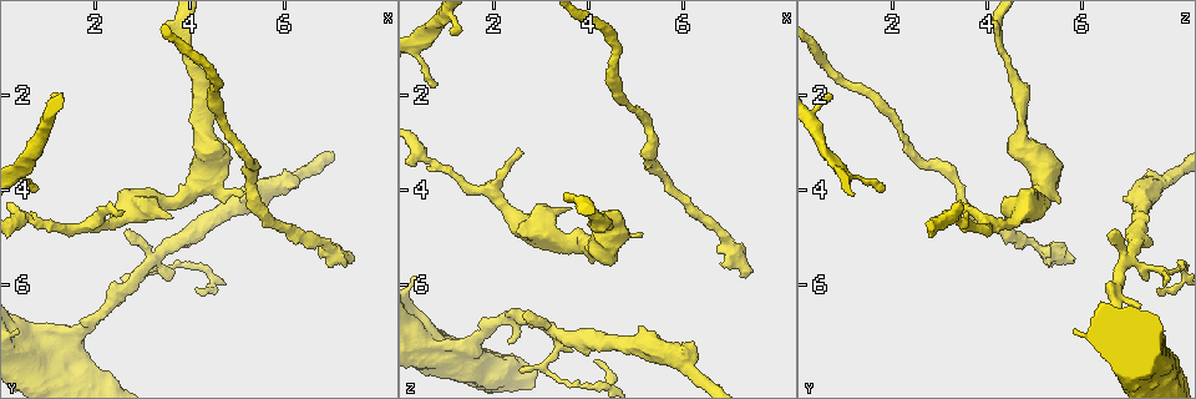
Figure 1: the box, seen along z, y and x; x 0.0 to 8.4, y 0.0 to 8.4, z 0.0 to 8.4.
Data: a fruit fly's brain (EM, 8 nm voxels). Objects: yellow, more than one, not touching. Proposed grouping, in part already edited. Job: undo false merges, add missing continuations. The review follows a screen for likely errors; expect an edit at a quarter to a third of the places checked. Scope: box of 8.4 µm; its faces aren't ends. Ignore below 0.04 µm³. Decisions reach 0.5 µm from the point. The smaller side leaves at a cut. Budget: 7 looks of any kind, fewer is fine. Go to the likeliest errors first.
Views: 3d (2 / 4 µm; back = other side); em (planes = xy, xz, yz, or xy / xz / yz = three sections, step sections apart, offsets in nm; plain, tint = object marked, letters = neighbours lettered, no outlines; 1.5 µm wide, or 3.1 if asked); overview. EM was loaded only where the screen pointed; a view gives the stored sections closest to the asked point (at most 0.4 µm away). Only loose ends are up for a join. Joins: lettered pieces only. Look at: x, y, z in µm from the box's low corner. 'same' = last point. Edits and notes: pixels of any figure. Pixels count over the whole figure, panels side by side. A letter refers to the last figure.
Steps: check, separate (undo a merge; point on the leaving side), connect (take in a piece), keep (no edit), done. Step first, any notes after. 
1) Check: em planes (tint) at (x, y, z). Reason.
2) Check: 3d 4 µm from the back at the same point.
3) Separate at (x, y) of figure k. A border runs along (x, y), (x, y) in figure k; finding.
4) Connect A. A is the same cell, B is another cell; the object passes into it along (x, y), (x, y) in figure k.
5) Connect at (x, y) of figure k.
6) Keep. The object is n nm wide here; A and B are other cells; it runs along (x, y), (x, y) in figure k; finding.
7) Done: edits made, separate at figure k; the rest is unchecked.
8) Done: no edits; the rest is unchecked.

Check: em planes (plain) at (2.30, 6.50, 7.25). Free end.

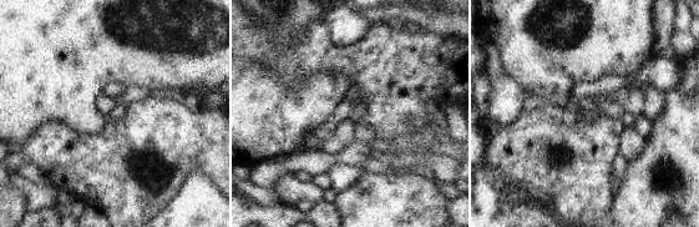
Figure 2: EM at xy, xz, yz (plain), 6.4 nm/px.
Check: em planes (letters) at the same point.

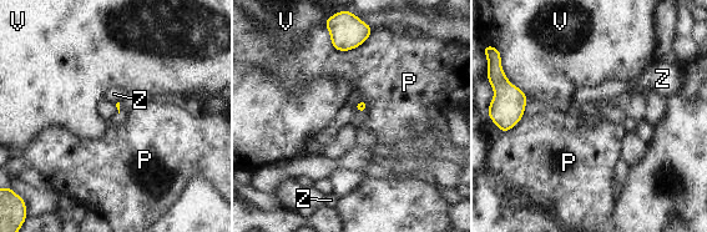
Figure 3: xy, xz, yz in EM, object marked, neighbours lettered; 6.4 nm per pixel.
Keep. P, V and Z are other cells; a border runs along (372, 31), (348, 50), (328, 34) in figure 3; no lettered piece goes on from it.

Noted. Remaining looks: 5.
Check: em planes (letters) at (1.05, 2.00, 0.65). An open end.

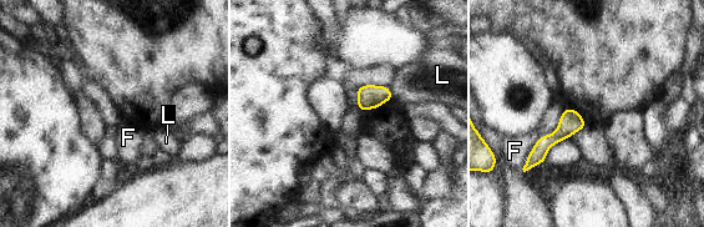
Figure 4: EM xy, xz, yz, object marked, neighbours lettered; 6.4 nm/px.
Keep. F and L are other cells; it runs along (575, 114), (573, 119), (527, 166) in figure 4; none of them fits.

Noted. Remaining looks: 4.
Check: 3d 2 µm from the back at (7.35, 5.55, 5.80). Free end.

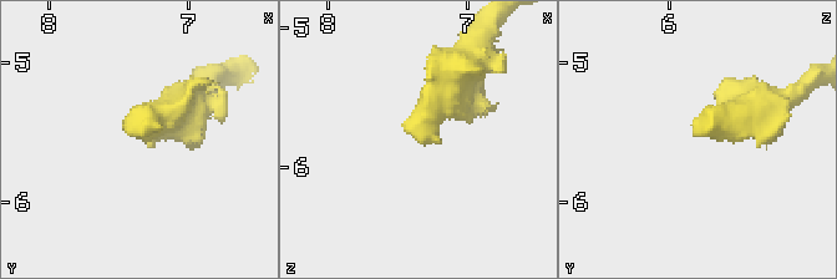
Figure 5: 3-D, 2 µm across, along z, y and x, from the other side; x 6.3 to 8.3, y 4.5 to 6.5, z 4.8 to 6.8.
Check: em xz step 4 (letters) at (7.32, 5.54, 5.84). Shape alone is not enough.

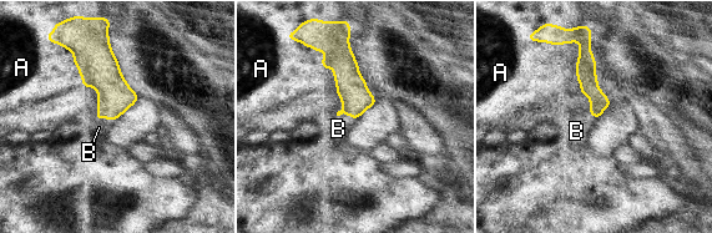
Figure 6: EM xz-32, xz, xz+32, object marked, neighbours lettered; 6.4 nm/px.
Connect B. The longest contact is with A, 340 nm; B is the same cell, A is another cell; the cell continues.

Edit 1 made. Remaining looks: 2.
Done: edits made, connect at figure 6; the rest is unchecked.

